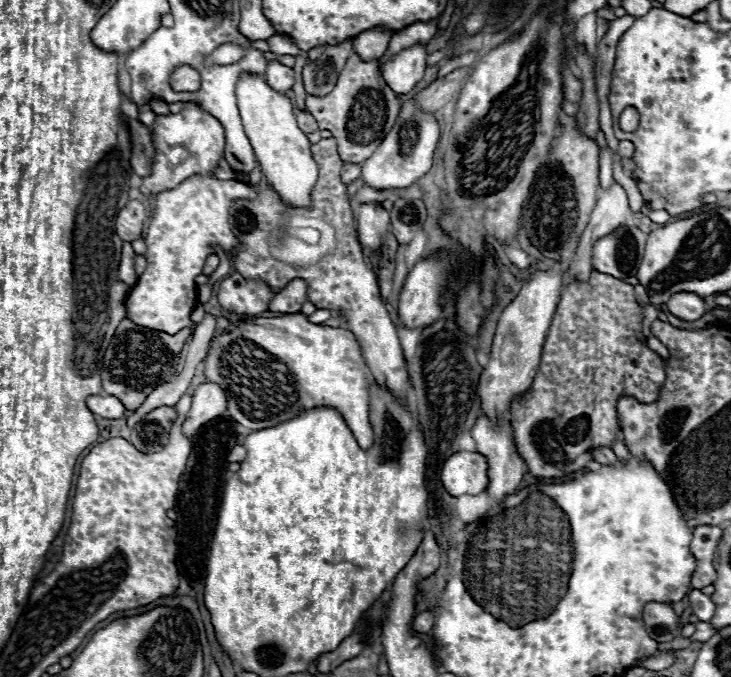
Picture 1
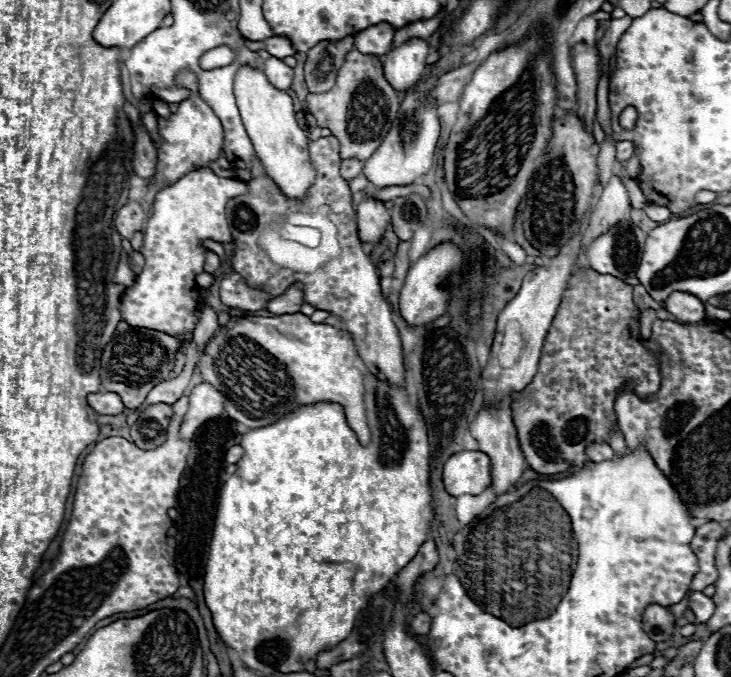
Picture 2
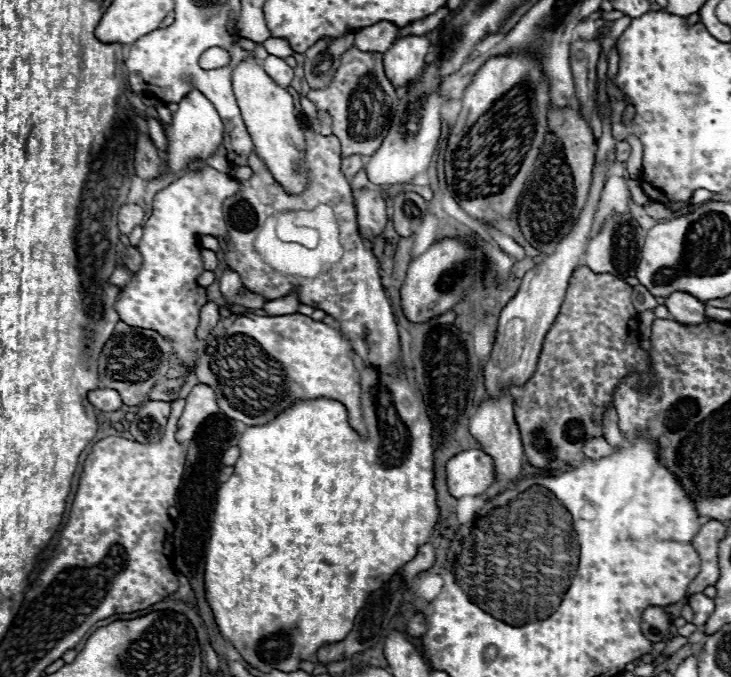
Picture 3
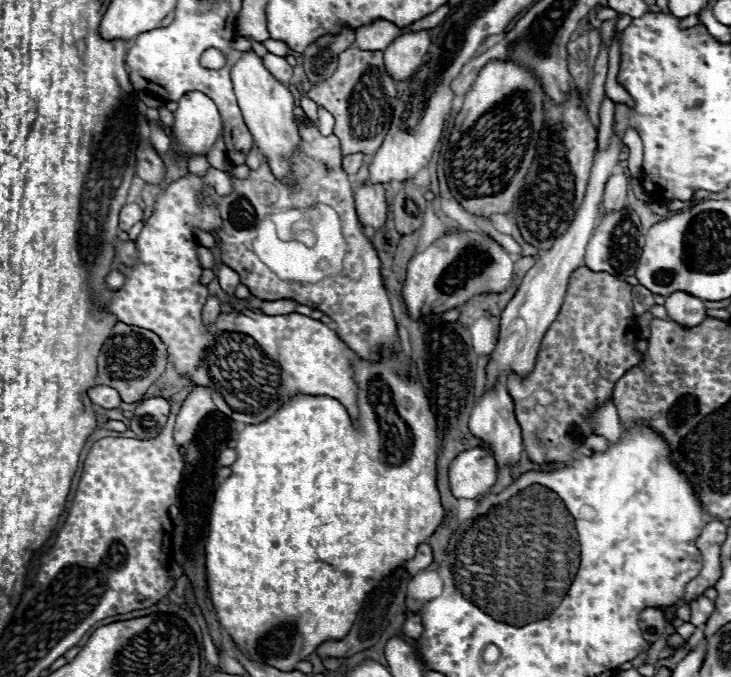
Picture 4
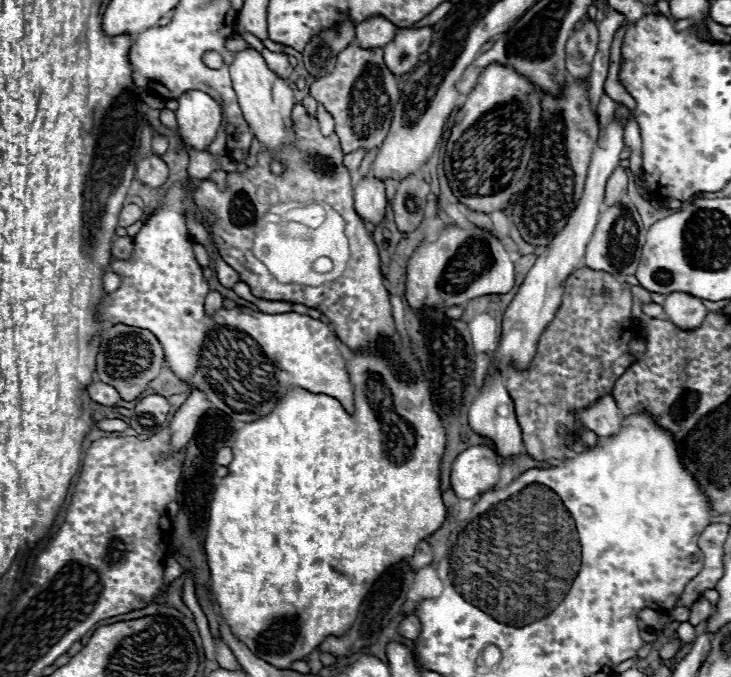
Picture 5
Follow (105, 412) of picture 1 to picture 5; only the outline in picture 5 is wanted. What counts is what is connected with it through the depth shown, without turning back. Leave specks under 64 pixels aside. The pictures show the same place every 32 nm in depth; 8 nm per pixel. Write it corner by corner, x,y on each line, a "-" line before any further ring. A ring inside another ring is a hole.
92,382
88,386
88,394
90,394
90,398
94,402
98,402
102,406
110,406
110,408
118,406
118,400
120,400
120,394
112,386
108,386
104,382

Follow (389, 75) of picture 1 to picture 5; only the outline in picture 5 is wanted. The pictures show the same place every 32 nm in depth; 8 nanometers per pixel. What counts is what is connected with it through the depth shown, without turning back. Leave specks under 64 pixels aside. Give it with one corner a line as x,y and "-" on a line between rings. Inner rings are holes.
400,28
394,40
384,48
384,62
388,70
400,78
414,72
420,56
430,48
432,28

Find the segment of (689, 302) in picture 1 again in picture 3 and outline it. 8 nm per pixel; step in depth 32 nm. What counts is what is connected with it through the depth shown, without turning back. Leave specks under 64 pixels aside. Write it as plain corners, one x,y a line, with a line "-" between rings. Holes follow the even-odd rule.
674,292
666,298
664,306
674,316
674,320
680,324
702,324
706,320
704,302
700,302
692,294

